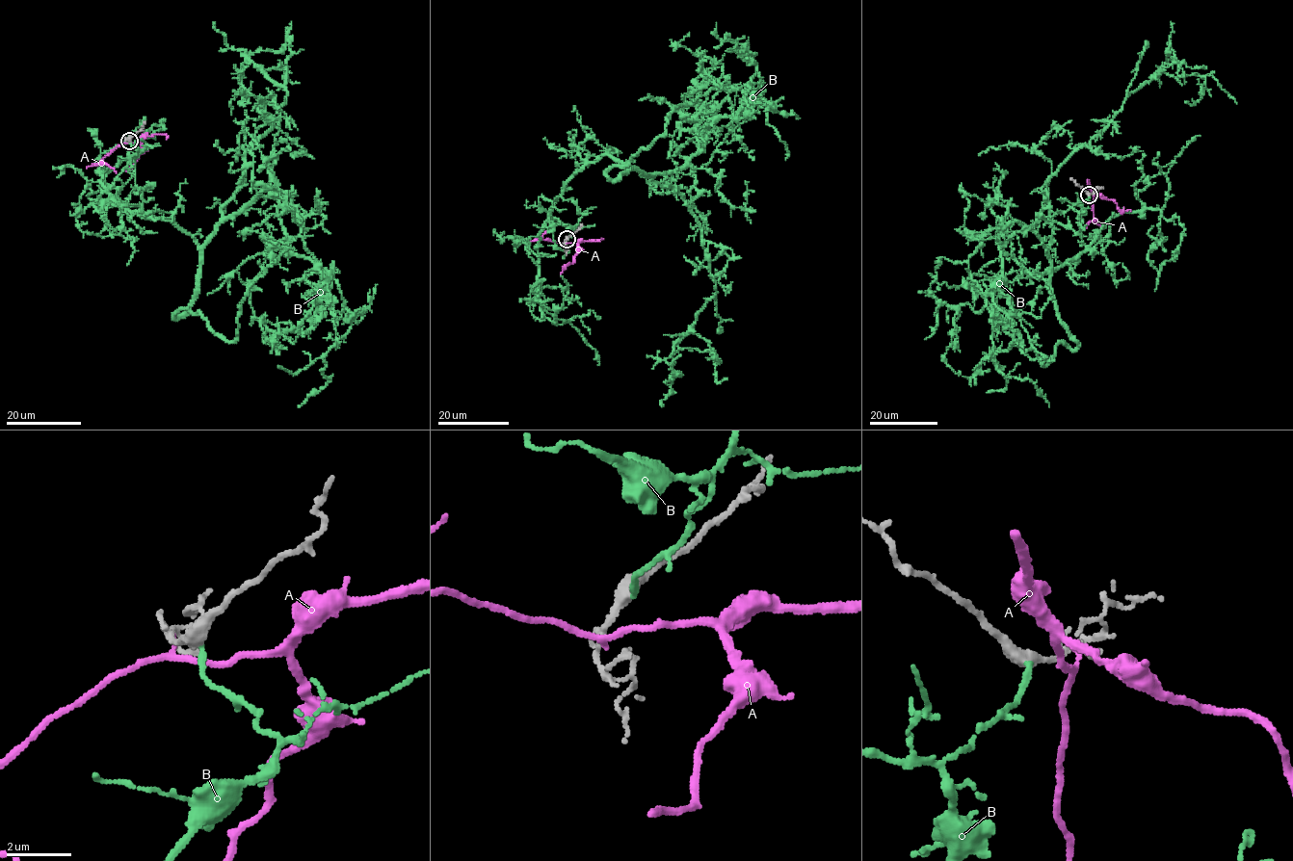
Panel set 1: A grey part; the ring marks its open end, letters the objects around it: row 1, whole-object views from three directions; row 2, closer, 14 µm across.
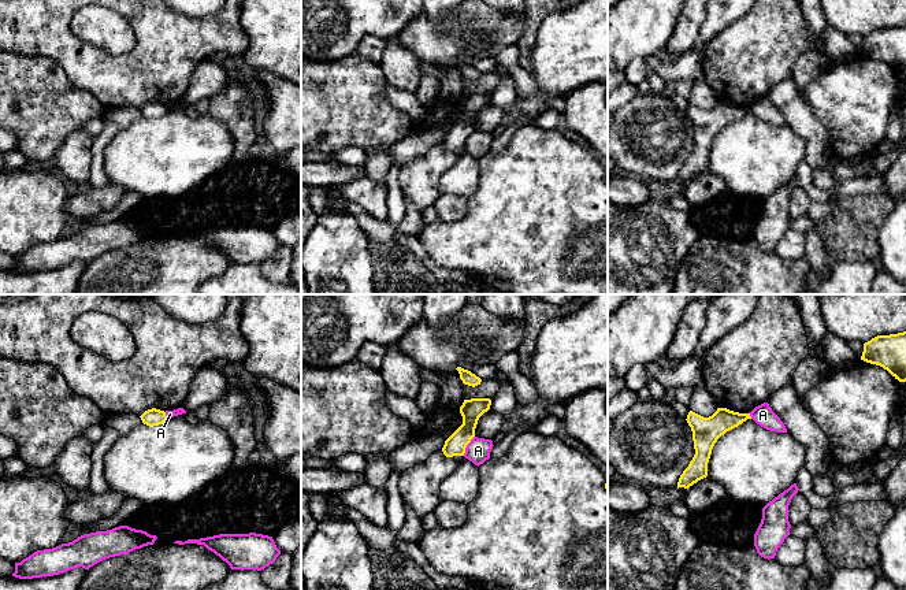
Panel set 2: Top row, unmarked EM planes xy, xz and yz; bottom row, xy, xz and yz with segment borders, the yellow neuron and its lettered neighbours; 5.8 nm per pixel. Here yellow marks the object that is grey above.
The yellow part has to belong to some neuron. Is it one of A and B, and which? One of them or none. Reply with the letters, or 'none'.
B

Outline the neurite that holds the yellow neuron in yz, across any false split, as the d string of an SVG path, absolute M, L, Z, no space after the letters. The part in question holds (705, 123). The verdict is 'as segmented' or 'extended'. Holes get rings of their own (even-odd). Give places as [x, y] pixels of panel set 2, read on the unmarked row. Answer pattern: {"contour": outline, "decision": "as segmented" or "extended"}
{"contour": "M717 101L717 104L709 111L703 111L690 104L686 114L693 125L695 148L680 168L677 182L688 182L698 174L706 171L708 156L717 133L747 112L751 112L750 107L739 107L727 101Z", "decision": "as segmented"}

